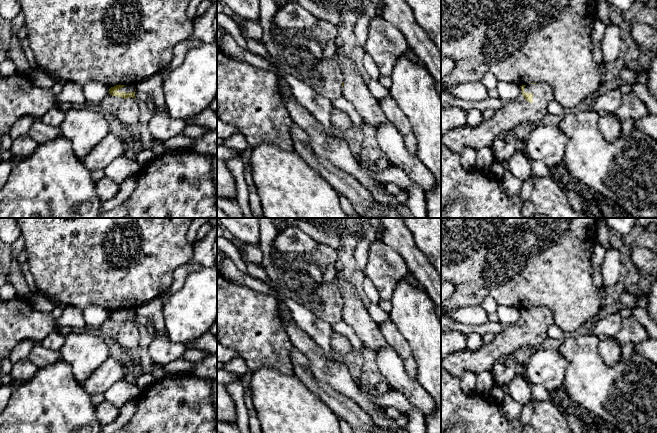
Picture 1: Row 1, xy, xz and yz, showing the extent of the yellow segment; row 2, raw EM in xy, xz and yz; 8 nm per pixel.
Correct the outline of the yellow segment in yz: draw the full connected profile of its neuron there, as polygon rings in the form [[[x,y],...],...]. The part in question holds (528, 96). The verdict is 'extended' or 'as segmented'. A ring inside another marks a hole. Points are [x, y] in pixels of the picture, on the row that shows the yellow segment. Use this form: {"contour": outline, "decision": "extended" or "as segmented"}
{"contour": [[[531,83],[520,86],[525,100],[506,102],[503,107],[495,111],[489,120],[482,120],[477,127],[468,125],[441,133],[441,145],[446,146],[452,152],[462,154],[465,147],[472,147],[475,151],[483,147],[490,147],[494,138],[504,131],[511,131],[527,123],[540,124],[544,117],[549,114],[548,105],[555,101],[554,93],[548,83]]], "decision": "extended"}

